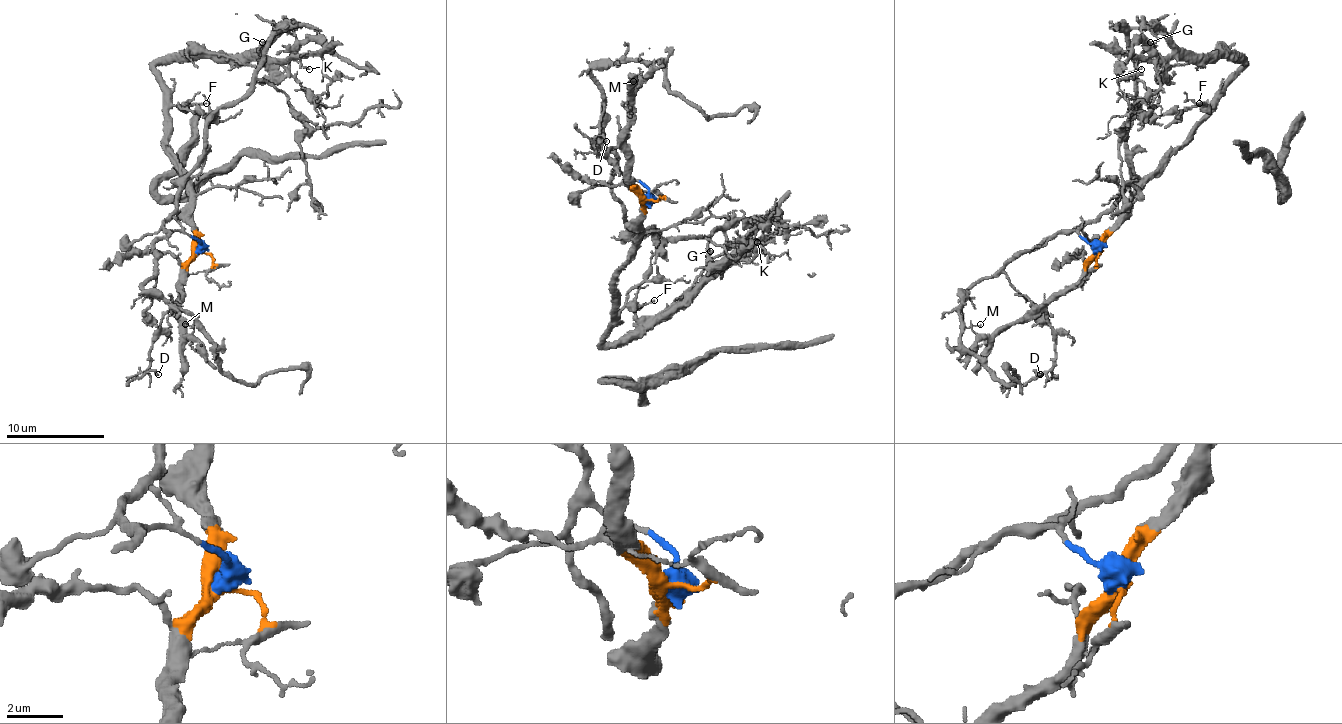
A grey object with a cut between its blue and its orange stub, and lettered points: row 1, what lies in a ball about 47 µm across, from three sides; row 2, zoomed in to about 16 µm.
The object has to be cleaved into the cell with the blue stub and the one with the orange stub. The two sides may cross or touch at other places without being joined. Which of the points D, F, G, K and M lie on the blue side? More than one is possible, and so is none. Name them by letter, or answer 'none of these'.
none of these

